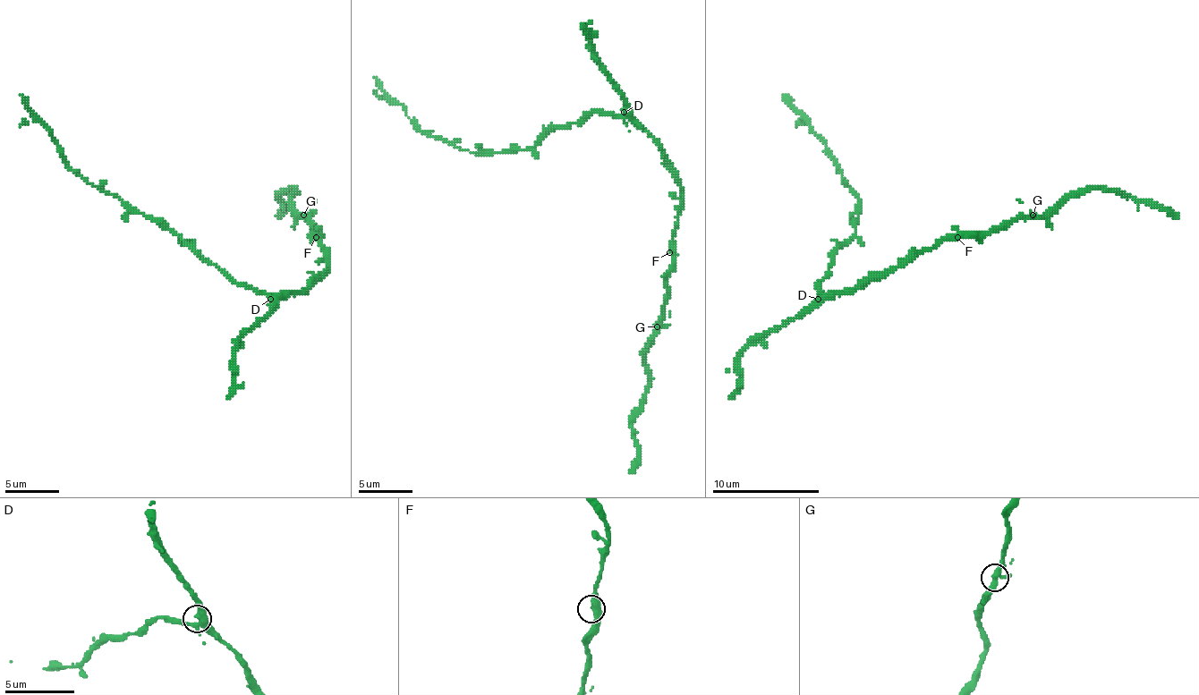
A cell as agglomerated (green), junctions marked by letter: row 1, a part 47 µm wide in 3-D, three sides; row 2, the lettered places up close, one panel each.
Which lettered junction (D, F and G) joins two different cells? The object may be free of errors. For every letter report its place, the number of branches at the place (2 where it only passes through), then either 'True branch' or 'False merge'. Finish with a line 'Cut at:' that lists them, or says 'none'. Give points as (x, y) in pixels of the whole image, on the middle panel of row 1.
D: Place: (624, 112). Branches: 4. True branch
F: Place: (669, 252). Branches: 3. True branch
G: Place: (657, 326). Branches: 3. True branch
Cut at: none

